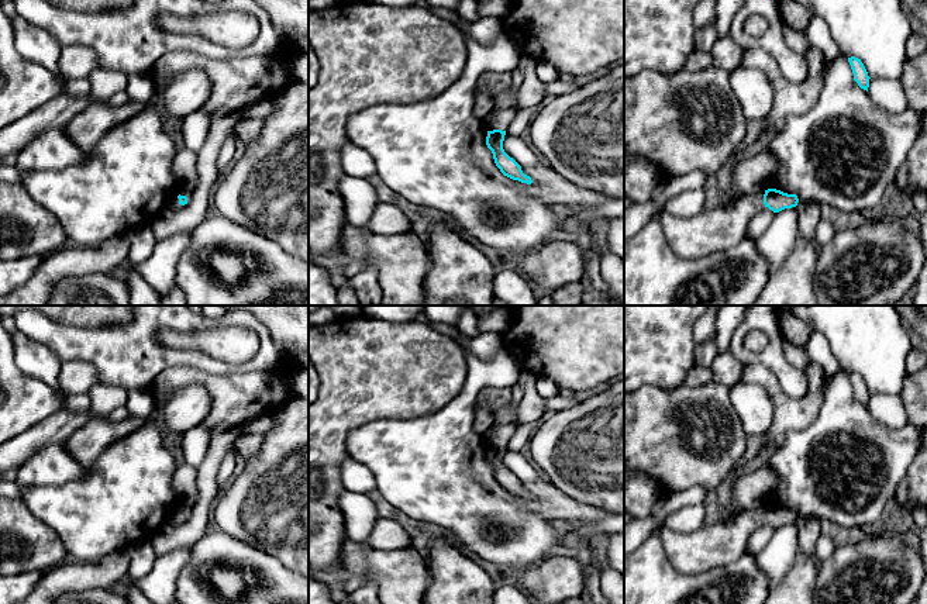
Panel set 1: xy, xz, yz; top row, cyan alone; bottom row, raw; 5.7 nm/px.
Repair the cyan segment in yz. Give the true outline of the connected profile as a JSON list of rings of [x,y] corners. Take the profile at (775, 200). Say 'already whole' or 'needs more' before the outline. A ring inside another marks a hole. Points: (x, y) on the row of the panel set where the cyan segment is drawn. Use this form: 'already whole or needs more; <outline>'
needs more; [[[776,189],[742,193],[737,200],[720,207],[703,210],[695,217],[675,217],[668,211],[659,214],[665,239],[676,256],[700,259],[723,252],[740,244],[747,234],[752,215],[765,207],[773,213],[796,207],[796,194]]]

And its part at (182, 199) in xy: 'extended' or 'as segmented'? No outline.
extended

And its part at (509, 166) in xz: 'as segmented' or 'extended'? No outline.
extended

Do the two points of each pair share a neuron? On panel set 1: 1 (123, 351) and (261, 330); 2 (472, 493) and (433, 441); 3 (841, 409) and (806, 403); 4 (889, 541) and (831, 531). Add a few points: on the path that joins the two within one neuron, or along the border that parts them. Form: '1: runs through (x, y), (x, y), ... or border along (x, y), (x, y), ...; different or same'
1: runs through (157, 320), (227, 320); same
2: runs through (459, 480), (433, 454); same
3: border along (827, 373), (820, 410), (816, 418), (799, 431); different
4: border along (874, 530), (858, 542), (836, 545); different

